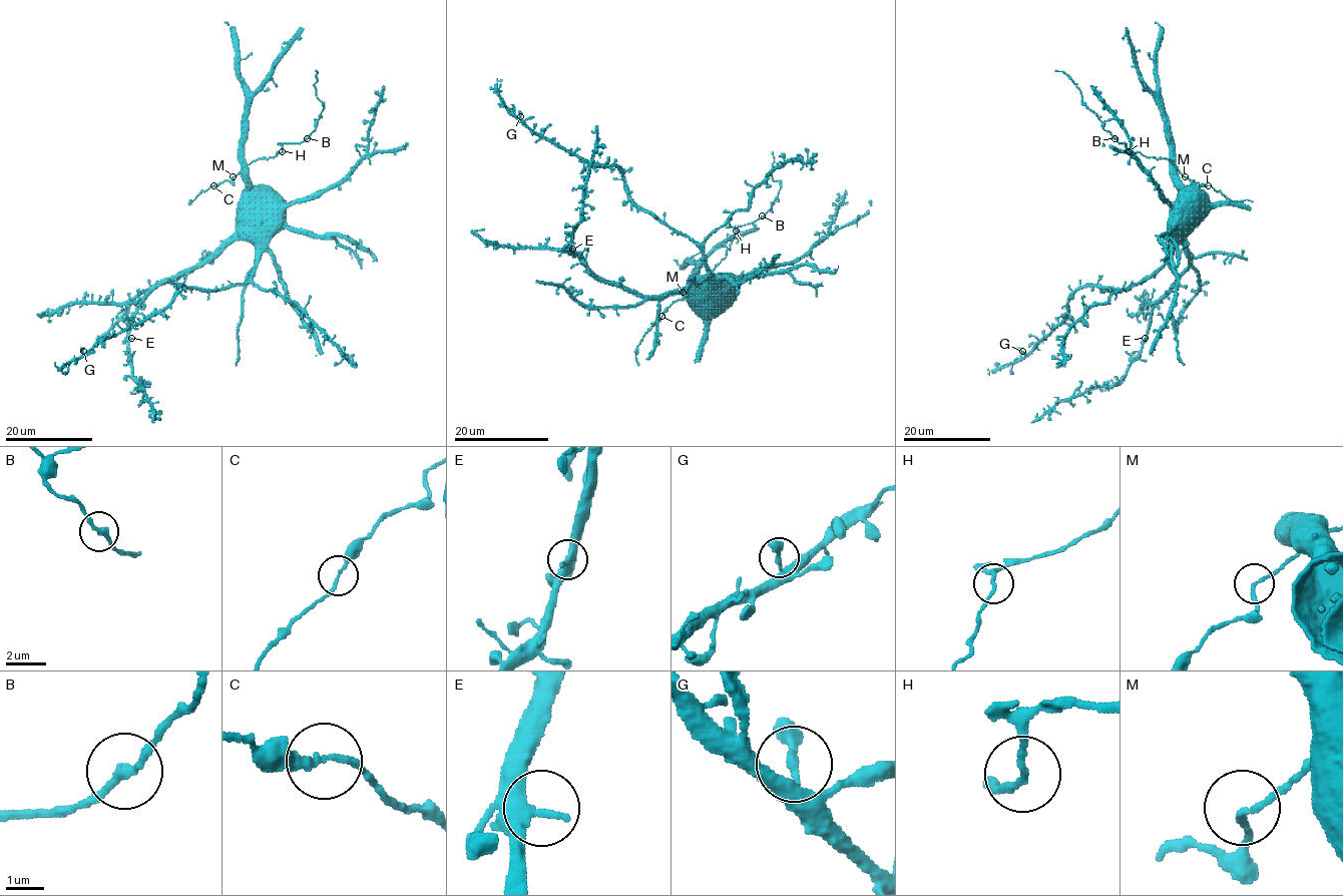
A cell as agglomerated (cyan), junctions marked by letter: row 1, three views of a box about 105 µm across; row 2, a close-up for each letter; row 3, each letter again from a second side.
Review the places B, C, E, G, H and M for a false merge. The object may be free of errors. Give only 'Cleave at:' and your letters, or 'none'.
Cleave at: none

